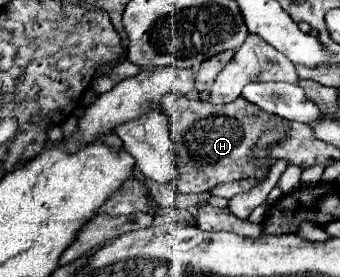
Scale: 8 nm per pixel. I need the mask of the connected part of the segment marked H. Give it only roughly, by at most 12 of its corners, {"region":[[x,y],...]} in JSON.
{"region":[[168,94],[178,192],[268,170],[248,158],[272,122],[242,96]]}

